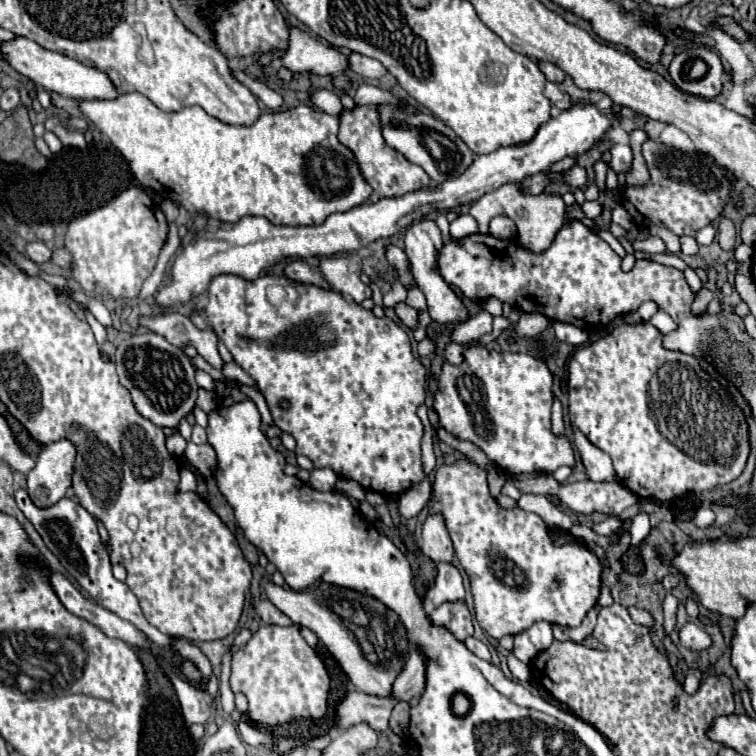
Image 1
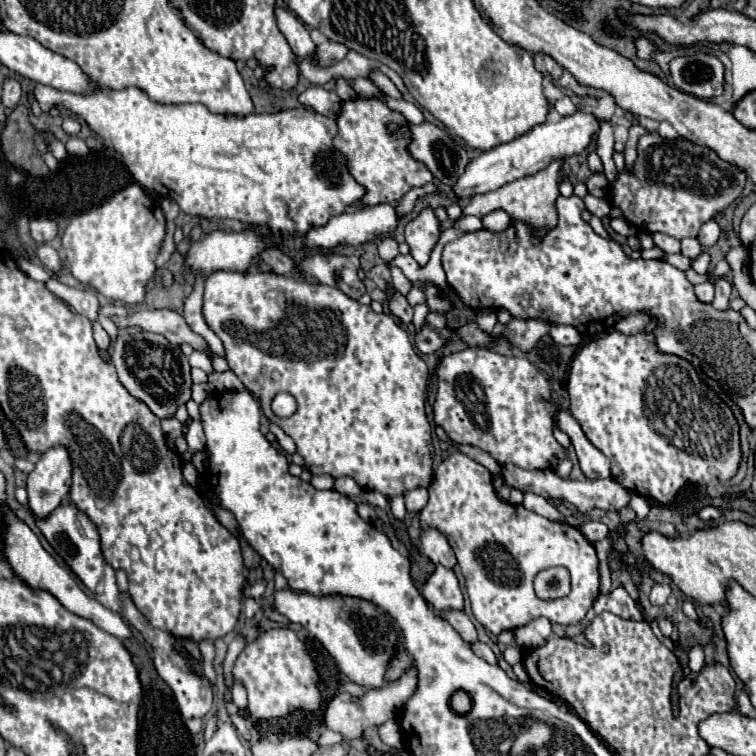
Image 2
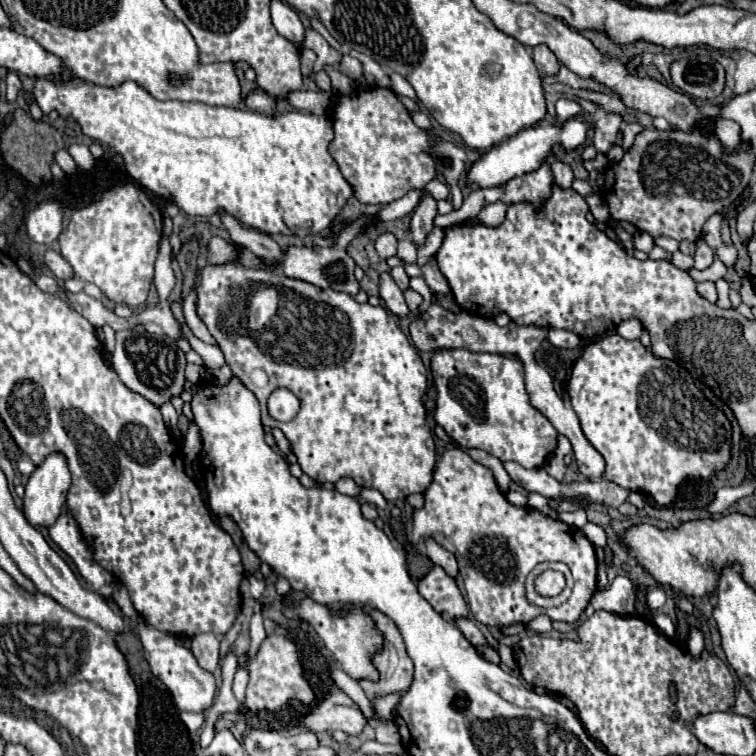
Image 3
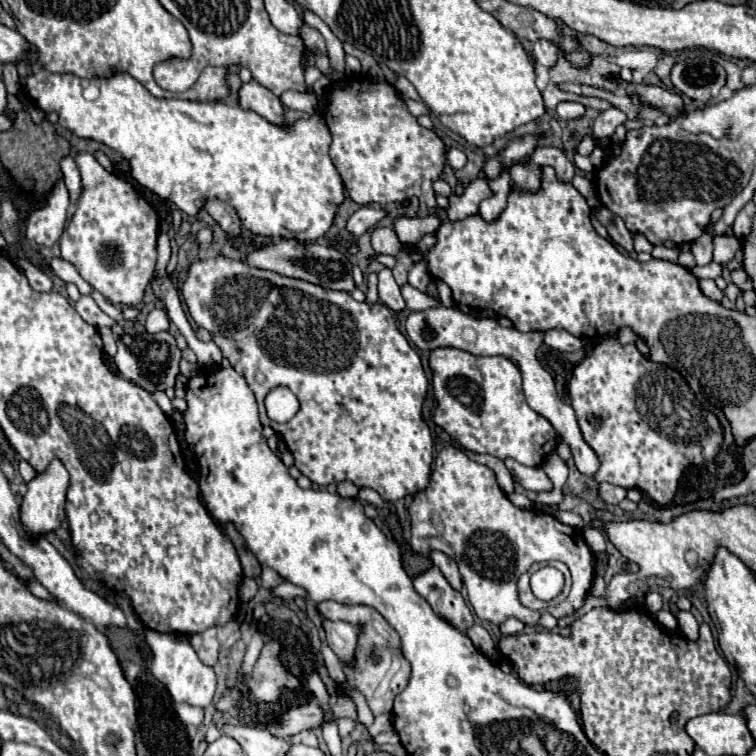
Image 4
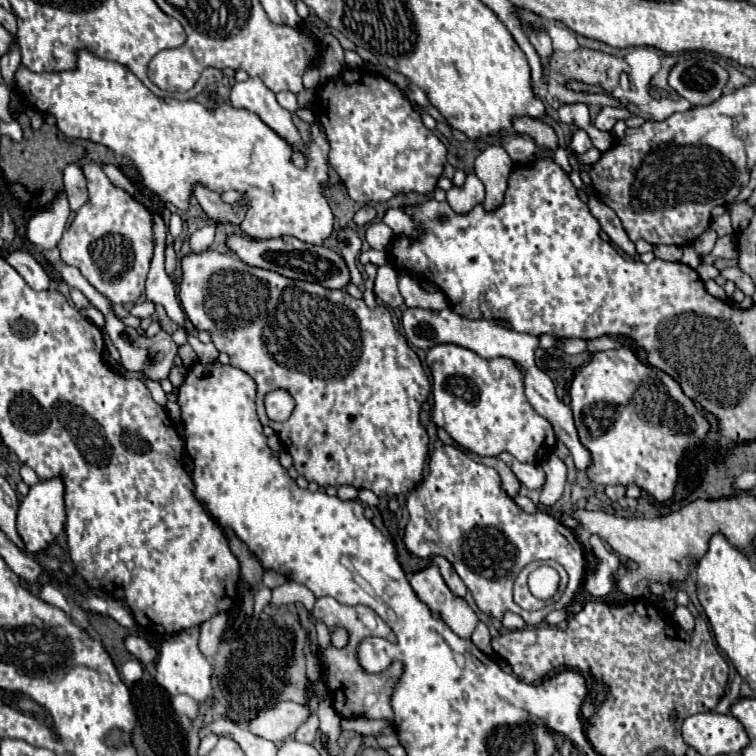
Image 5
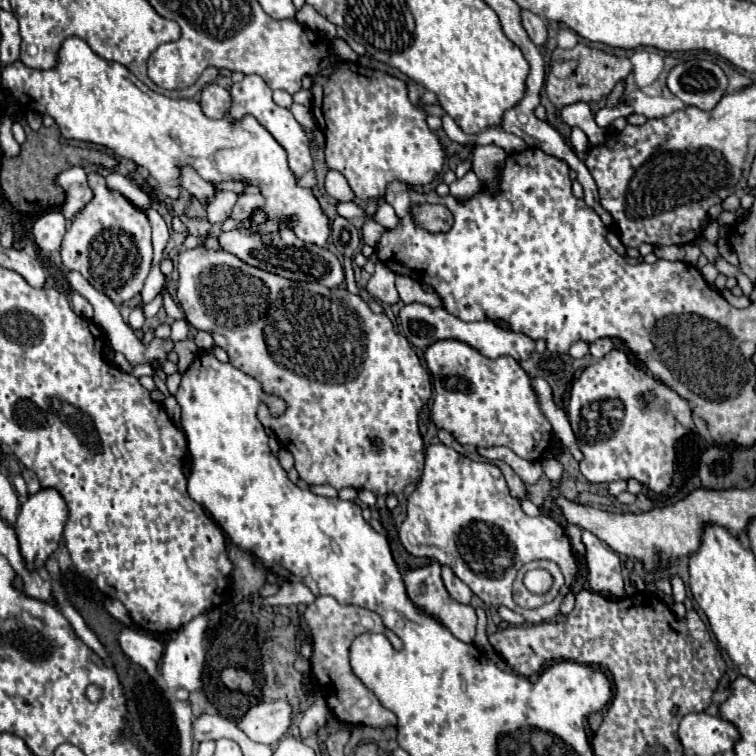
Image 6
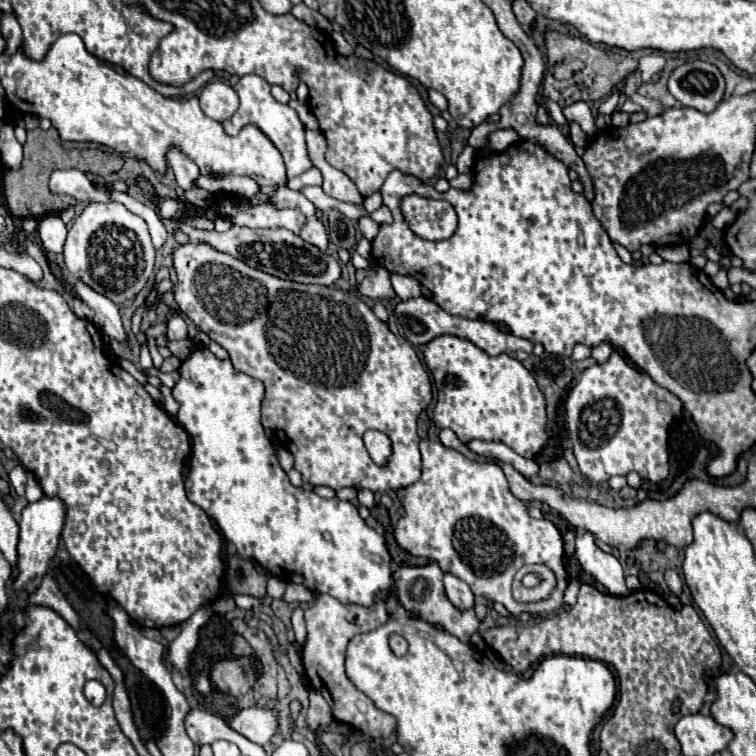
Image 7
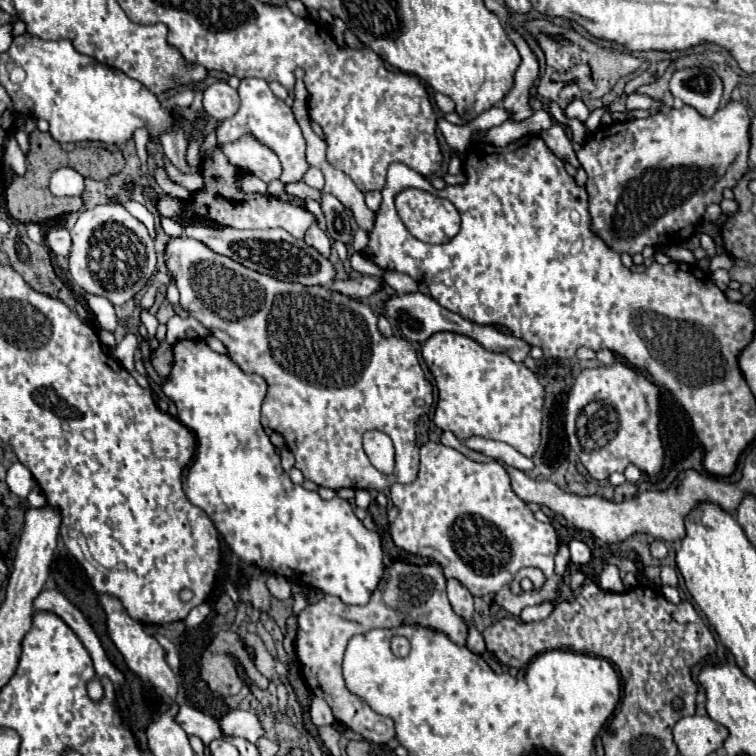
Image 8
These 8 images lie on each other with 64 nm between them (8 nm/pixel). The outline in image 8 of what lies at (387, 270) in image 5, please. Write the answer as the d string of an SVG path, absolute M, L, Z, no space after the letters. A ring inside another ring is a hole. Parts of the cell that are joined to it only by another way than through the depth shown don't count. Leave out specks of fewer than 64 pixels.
M360 276L360 278L346 278L346 280L334 280L330 290L332 292L340 292L344 296L350 296L354 300L366 298L372 292L376 292L380 288L382 282L370 278L370 276Z

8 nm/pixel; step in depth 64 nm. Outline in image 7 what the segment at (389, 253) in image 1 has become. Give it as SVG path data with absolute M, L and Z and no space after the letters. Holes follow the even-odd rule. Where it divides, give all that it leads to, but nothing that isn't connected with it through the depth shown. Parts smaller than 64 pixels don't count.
M362 216L358 220L358 226L360 226L360 232L364 234L364 238L368 238L372 242L374 236L376 236L376 232L378 232L378 224L370 216Z

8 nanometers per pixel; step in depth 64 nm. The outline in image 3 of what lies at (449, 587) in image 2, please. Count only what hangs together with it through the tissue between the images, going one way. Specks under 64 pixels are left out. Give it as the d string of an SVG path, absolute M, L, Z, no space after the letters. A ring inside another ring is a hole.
M434 566L418 582L418 592L446 620L456 622L458 618L468 618L468 606L460 594L456 582L440 566Z

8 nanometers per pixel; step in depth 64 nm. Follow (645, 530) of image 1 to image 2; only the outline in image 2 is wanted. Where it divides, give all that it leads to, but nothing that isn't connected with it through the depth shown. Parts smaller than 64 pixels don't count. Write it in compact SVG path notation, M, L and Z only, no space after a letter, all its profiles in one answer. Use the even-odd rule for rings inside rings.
M633 493L629 506L636 512L639 519L646 518L650 510L647 499L638 493Z

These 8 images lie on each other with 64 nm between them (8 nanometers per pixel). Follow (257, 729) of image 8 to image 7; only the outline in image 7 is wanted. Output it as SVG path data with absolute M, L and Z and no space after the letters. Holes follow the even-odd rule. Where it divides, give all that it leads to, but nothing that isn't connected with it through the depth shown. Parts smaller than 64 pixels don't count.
M244 708L236 712L228 726L256 744L266 744L276 734L276 712L264 708Z

